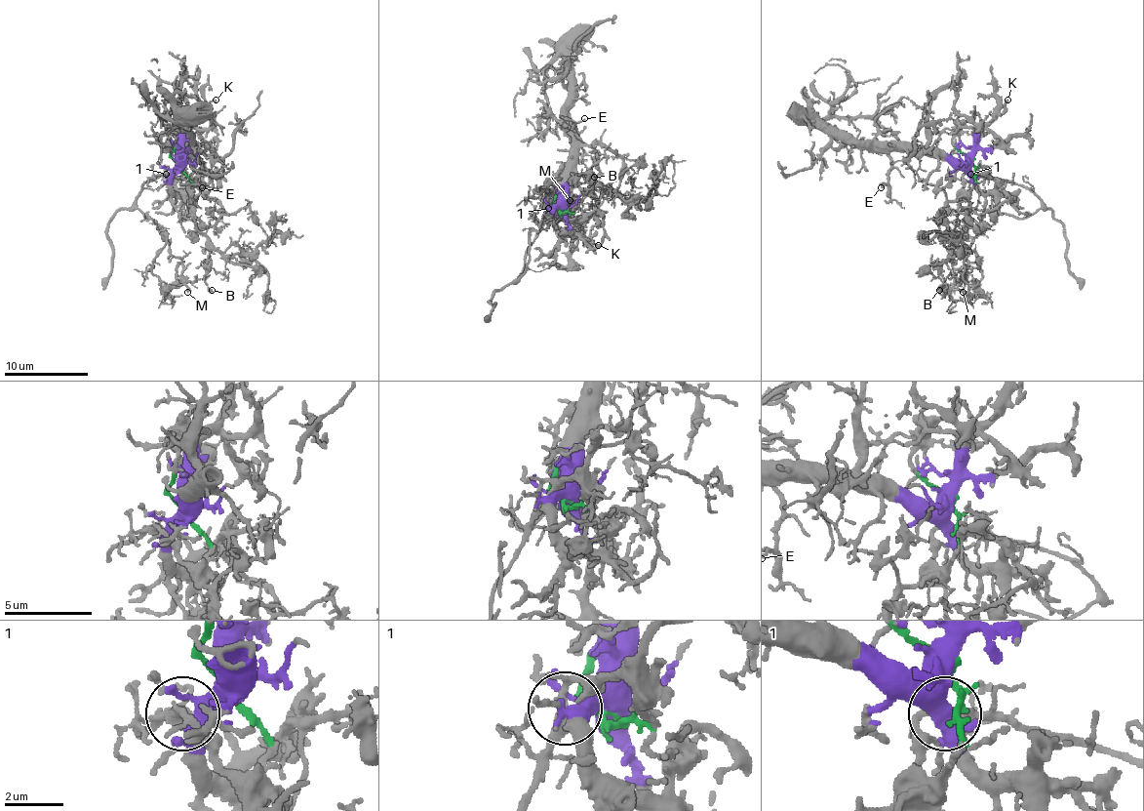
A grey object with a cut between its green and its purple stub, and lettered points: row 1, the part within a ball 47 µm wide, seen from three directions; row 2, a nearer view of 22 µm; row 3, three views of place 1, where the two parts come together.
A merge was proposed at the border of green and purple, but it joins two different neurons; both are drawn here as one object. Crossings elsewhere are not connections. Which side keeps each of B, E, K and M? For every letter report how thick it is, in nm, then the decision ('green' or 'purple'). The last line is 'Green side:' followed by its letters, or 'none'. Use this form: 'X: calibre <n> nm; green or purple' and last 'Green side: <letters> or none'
B: calibre 240 nm; green
E: calibre 170 nm; purple
K: calibre 180 nm; purple
M: calibre 140 nm; green
Green side: B, M

